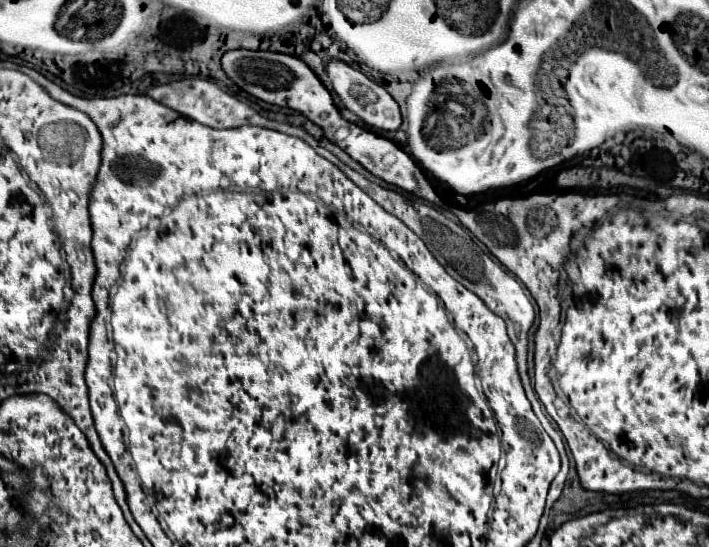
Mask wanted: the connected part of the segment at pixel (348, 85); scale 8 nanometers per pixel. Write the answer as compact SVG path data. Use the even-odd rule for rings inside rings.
M329 59L325 65L325 71L331 79L331 91L341 99L341 103L353 111L357 117L361 117L369 127L373 129L399 129L401 125L401 113L397 101L375 81L371 81L365 73L353 69L341 59Z

